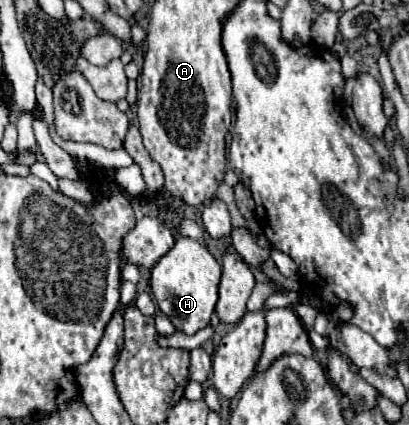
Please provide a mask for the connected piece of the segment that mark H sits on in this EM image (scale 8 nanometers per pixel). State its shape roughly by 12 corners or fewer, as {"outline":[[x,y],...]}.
{"outline":[[179,237],[151,269],[159,309],[193,335],[209,325],[221,265]]}

